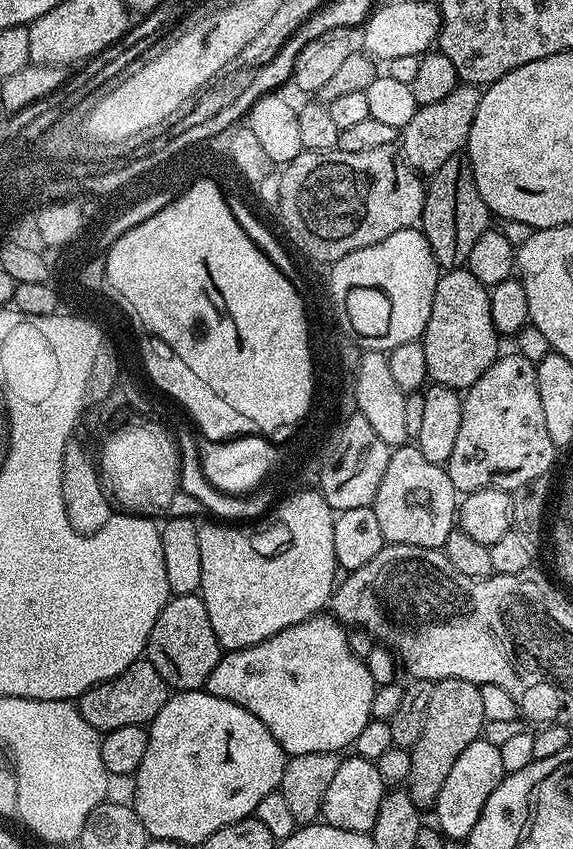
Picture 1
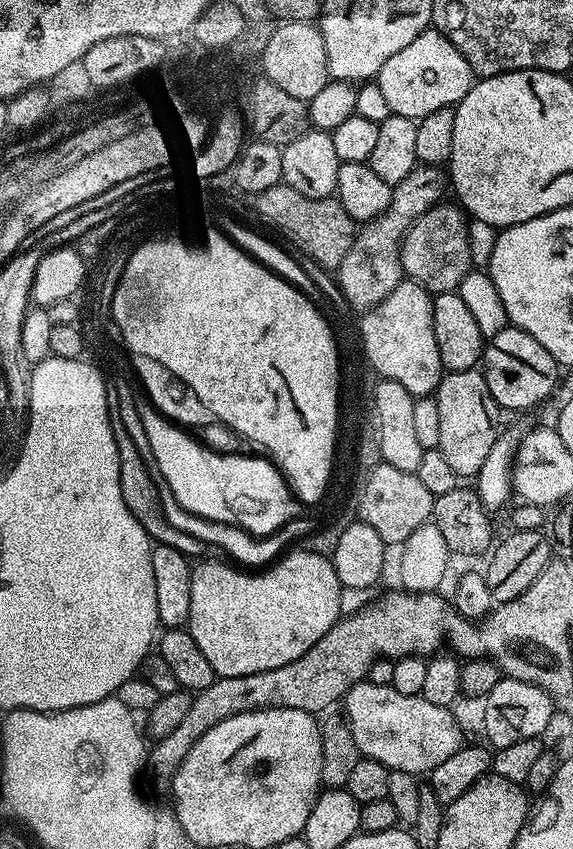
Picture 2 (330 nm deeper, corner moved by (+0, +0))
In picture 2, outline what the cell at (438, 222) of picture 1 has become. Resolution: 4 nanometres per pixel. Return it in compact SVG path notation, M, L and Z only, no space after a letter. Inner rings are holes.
M455 203L435 204L426 214L422 214L412 223L404 236L404 245L400 247L400 261L407 279L414 280L427 288L429 293L455 292L462 278L473 271L468 237L469 217L463 208Z

